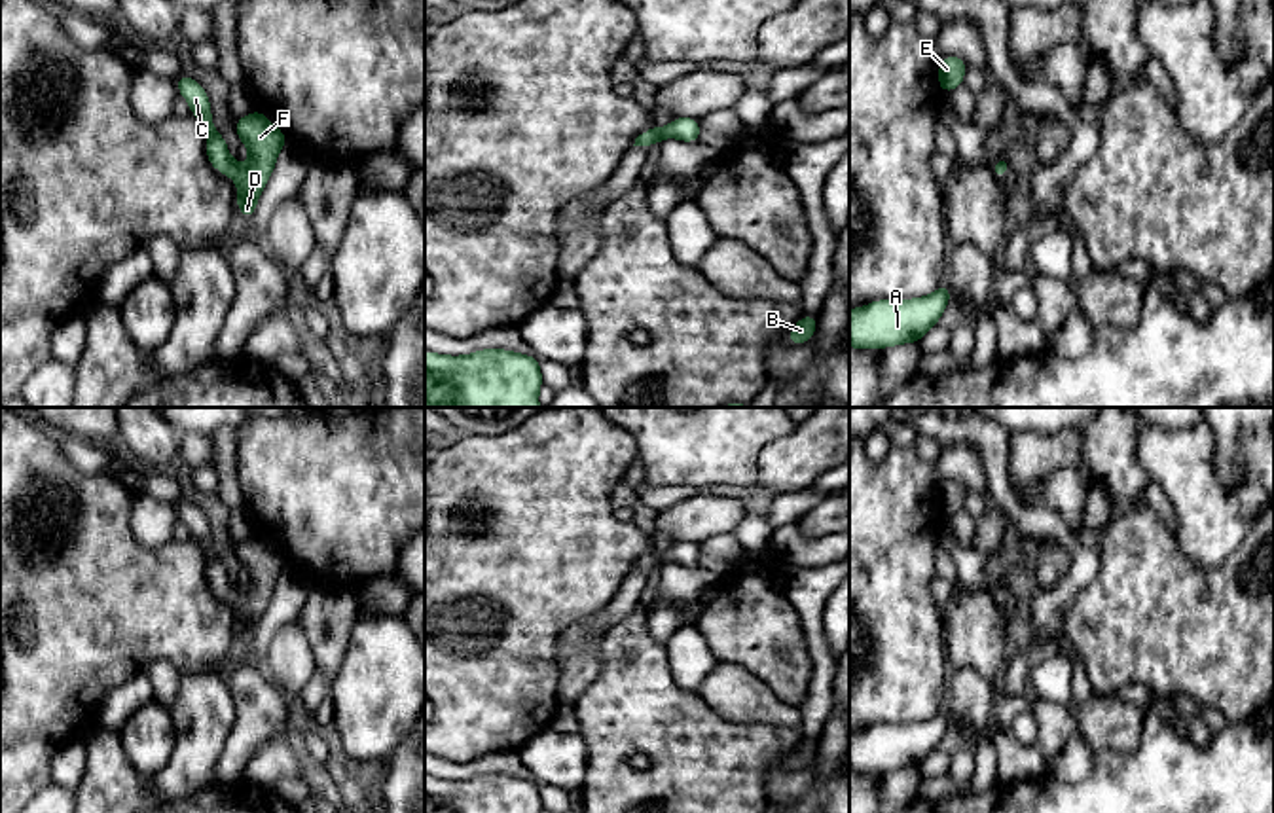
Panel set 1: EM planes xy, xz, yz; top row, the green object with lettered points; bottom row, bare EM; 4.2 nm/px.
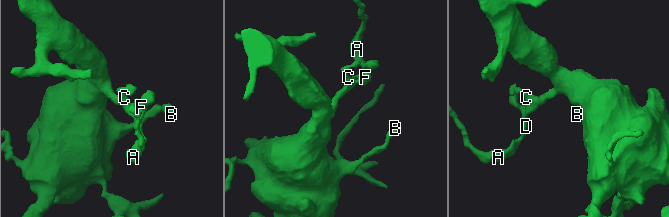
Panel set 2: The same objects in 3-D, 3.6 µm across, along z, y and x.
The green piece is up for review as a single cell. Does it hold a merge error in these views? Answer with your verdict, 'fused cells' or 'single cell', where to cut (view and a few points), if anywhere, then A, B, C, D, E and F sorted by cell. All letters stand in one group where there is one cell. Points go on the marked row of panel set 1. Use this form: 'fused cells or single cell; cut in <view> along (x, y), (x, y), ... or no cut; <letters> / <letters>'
single cell; no cut; A B C D E F

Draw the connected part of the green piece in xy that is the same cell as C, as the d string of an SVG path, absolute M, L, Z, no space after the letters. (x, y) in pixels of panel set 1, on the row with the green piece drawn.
M178 76L176 87L188 100L191 116L205 127L207 159L218 172L226 172L241 188L235 193L235 203L239 205L243 218L250 220L275 169L277 155L288 138L260 110L246 114L235 121L235 131L248 148L250 161L246 165L233 161L224 136L212 125L210 100L203 85L190 76Z

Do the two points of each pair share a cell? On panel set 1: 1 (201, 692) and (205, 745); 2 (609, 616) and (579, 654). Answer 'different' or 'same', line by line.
1: same
2: same

